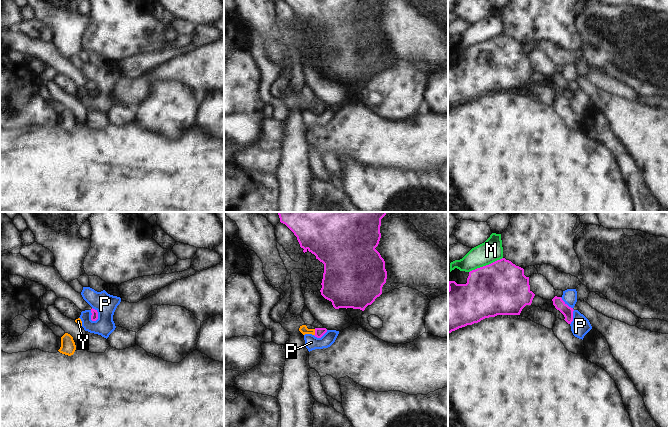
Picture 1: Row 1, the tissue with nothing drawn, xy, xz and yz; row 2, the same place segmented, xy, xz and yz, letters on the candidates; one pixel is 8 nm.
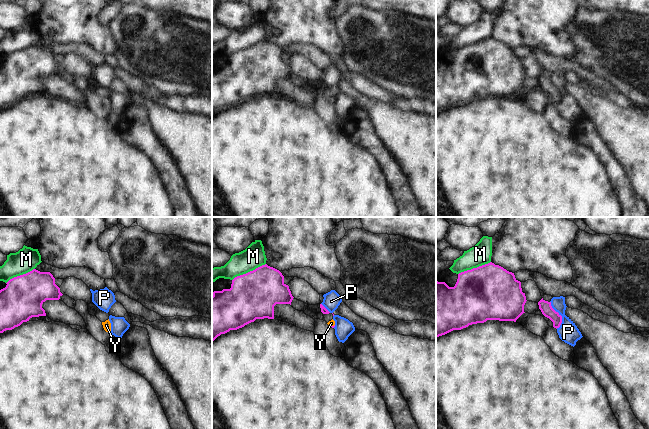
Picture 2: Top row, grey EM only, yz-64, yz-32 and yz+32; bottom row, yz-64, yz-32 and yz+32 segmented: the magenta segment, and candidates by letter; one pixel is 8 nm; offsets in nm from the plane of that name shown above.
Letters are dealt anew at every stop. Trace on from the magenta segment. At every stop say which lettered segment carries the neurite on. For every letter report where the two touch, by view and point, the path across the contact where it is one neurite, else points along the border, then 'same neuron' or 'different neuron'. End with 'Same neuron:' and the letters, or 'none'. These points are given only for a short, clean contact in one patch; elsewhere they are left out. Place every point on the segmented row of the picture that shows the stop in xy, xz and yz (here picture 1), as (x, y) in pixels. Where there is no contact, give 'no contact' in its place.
M: yz (486, 265) | different neuron
P: yz (573, 310) | different neuron
Y: xz (315, 332) | across xz (319, 332), (315, 332), (303, 329) | same neuron
Same neuron: Y

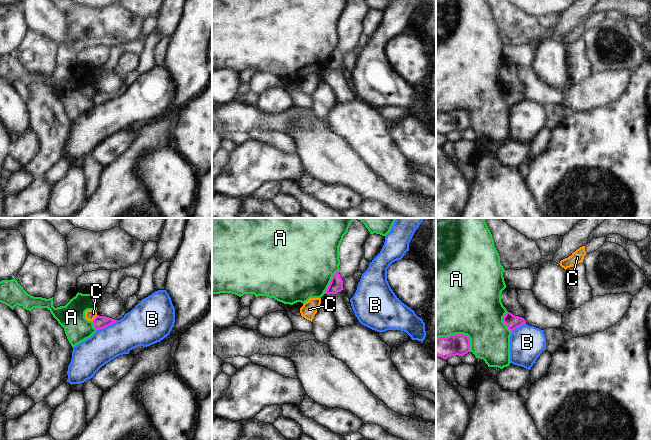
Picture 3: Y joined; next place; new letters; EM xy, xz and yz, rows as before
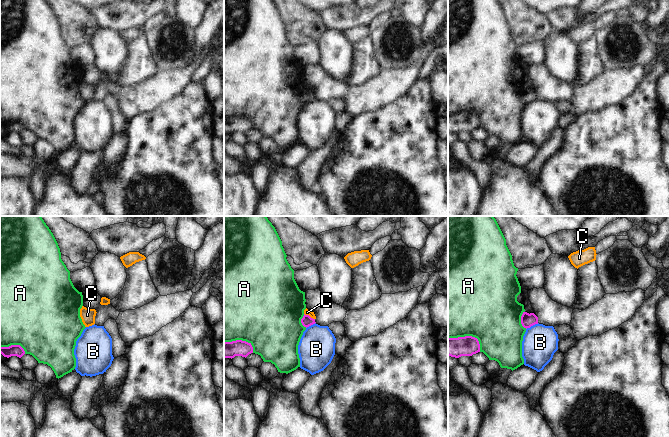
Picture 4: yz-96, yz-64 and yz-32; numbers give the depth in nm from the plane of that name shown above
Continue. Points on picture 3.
A: yz (459, 334) | different neuron
B: xy (106, 326) | along xy (117, 320), (96, 330) | different neuron
C: xy (94, 318) | along xy (97, 315), (92, 320) | different neuron
Same neuron: none

